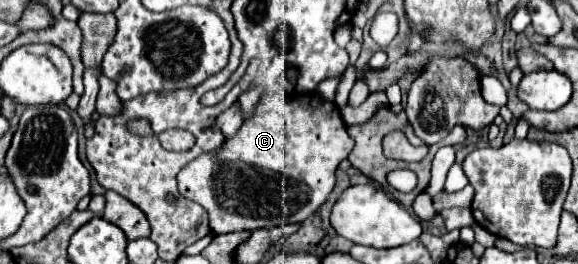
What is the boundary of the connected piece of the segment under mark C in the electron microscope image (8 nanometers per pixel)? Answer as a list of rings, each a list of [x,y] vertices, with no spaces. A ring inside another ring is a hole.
[[[279,90],[277,94],[261,96],[255,116],[245,122],[233,138],[225,140],[219,152],[193,160],[177,174],[179,194],[207,210],[215,234],[297,224],[315,214],[327,200],[335,188],[335,170],[339,162],[349,156],[351,148],[353,140],[349,138],[347,126],[333,102],[321,100],[315,92],[287,96],[285,90]]]

